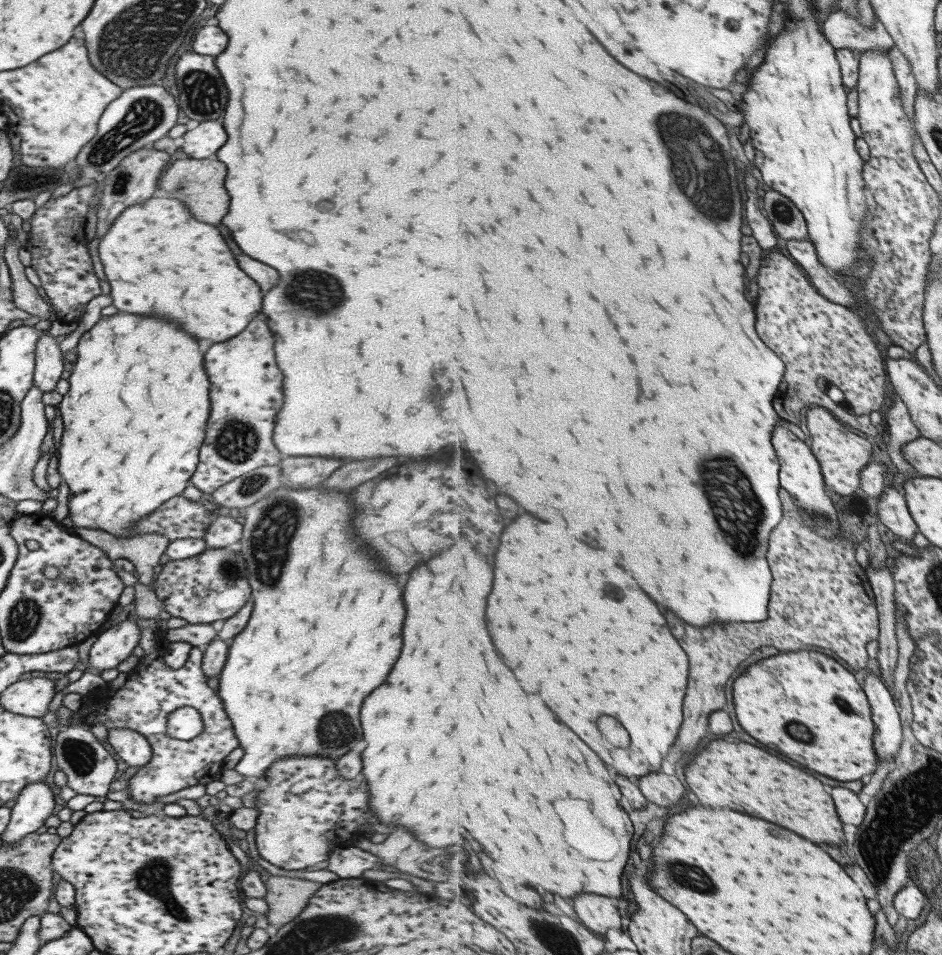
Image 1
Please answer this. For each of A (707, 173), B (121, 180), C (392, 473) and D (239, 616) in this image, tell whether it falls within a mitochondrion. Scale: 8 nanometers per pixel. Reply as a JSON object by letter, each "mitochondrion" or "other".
{"A":"mitochondrion","B":"mitochondrion","C":"other","D":"other"}

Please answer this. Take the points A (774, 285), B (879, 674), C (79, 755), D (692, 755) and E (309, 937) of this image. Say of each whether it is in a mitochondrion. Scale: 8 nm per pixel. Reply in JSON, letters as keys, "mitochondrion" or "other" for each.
{"A":"other","B":"other","C":"mitochondrion","D":"other","E":"mitochondrion"}

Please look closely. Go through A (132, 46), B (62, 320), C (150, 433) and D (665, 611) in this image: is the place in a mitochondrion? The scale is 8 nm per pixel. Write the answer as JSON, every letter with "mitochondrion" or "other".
{"A":"mitochondrion","B":"other","C":"other","D":"other"}

